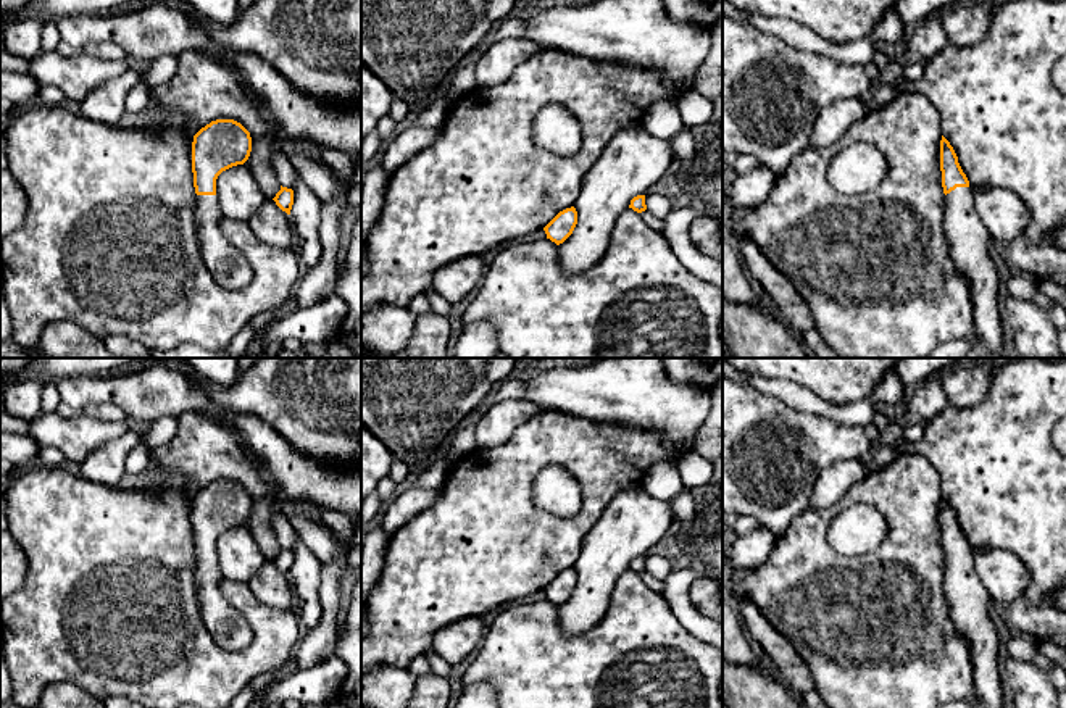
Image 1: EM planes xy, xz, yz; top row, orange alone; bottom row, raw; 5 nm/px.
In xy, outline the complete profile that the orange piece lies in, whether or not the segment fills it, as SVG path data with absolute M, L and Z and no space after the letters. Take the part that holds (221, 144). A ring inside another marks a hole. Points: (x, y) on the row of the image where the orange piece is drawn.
M234 119L211 121L194 135L192 142L195 218L202 260L213 279L232 290L247 287L253 279L253 269L219 229L216 179L223 171L244 165L250 152L250 132Z

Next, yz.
M943 135L940 140L940 171L945 194L945 234L956 269L966 277L971 289L974 334L981 352L1000 355L1006 329L998 271L989 253L990 235L974 211L969 181L953 147Z

